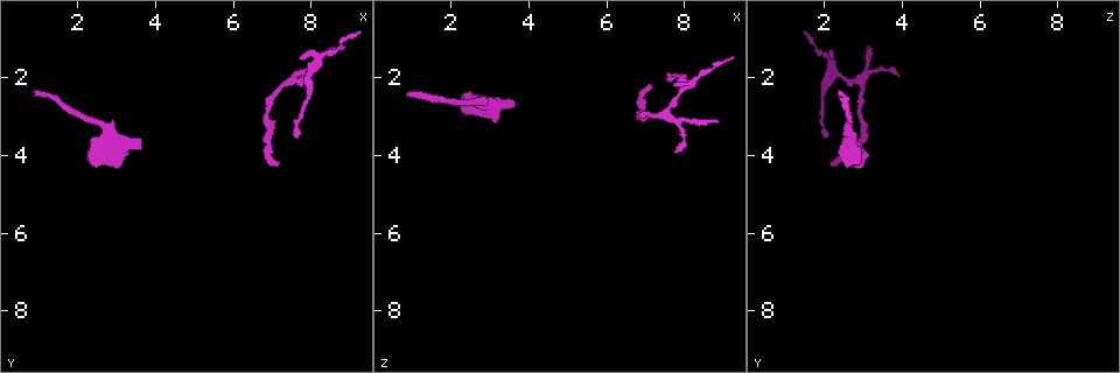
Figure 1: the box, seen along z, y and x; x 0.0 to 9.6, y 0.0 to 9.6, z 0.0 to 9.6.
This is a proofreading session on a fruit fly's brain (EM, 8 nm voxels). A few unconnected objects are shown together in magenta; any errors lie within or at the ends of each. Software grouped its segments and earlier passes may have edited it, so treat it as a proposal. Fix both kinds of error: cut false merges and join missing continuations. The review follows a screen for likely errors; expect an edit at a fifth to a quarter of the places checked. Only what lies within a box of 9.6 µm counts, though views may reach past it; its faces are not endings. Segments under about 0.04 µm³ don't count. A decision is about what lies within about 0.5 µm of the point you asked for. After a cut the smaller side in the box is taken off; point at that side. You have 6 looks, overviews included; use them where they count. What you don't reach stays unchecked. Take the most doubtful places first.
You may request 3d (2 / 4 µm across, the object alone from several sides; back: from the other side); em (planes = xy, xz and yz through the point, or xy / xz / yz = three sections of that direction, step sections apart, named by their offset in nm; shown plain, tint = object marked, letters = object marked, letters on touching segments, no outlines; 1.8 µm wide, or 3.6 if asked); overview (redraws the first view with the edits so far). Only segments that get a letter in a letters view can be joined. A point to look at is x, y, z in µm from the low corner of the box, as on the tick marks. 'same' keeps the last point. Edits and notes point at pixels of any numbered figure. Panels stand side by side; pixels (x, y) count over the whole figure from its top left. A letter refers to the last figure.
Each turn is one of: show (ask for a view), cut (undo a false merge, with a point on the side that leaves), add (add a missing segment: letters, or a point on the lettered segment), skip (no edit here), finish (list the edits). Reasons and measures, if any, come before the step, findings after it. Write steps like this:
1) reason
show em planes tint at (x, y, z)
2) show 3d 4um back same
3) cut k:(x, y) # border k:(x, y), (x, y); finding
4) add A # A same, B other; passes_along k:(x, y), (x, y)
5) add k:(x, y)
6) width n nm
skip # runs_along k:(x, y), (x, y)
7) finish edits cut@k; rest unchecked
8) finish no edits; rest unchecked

stops while still wide
show 3d 2um back at (2.35, 4.15, 2.40)

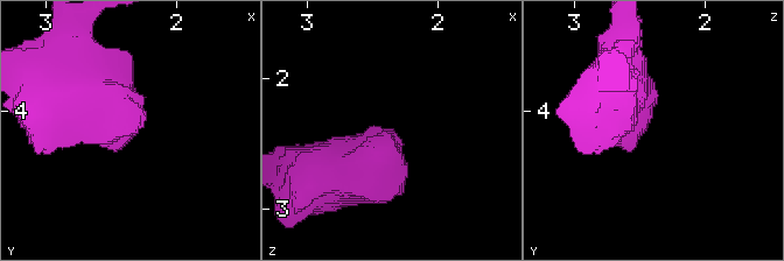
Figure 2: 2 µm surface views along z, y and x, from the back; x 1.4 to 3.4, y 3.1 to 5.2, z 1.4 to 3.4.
show em planes letters at (2.38, 4.12, 2.44)

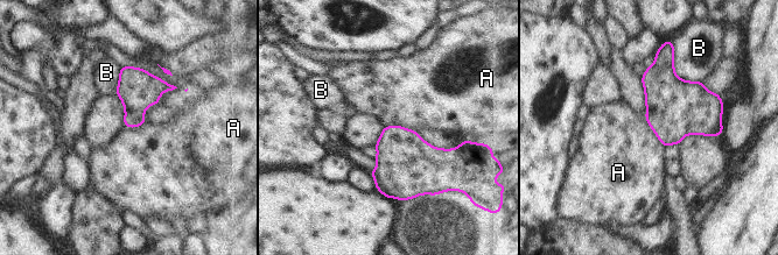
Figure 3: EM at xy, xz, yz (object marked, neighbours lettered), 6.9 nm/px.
skip # A other, B other; border 3:(384, 127), (404, 126), (416, 132); none of them fits

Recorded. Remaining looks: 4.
branch stops here
show 3d 4um at (7.20, 4.20, 2.20)

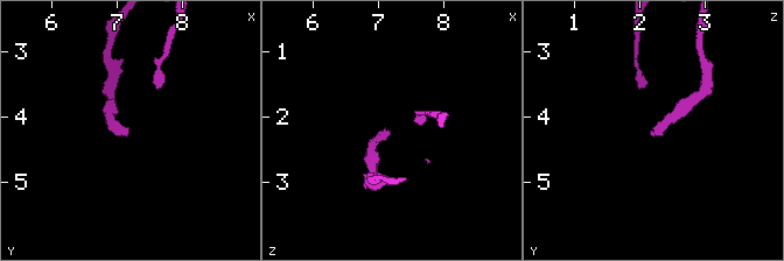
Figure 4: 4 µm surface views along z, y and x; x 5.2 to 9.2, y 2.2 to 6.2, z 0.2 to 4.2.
show em 3.6um planes tint at (7.15, 4.15, 2.25)

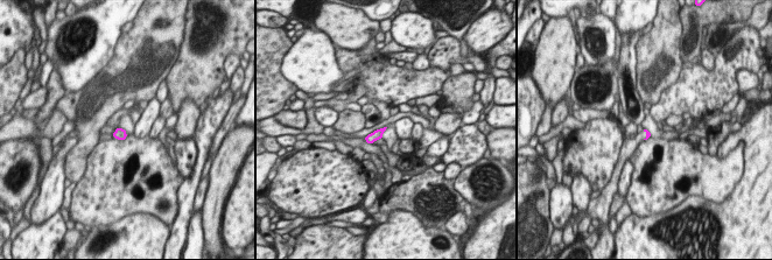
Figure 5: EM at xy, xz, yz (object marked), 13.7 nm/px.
show em 3.6um planes letters same

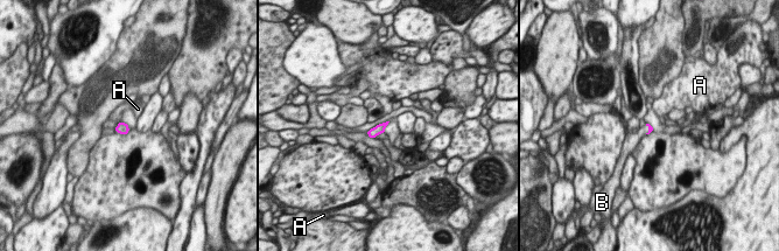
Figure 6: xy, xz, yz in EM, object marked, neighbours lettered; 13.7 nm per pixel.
add B # A other, B same; passes_along 6:(650, 127), (648, 130), (633, 138); the cell continues

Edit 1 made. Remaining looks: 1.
finish edits add@6; rest unchecked

